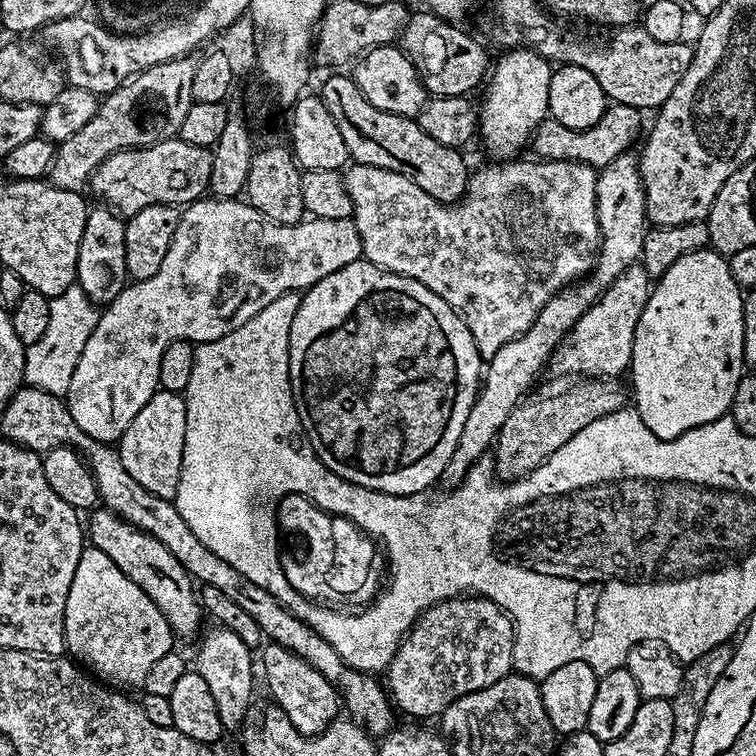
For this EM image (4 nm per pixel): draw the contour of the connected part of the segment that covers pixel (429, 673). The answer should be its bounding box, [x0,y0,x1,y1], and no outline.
[386,598,516,717]

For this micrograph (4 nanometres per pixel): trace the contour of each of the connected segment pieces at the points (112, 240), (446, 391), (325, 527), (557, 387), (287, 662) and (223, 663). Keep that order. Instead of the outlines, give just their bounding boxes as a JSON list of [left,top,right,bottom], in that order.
[[76,206,130,306],[288,258,482,496],[276,492,377,606],[494,378,630,477],[264,643,342,736],[194,626,254,730]]

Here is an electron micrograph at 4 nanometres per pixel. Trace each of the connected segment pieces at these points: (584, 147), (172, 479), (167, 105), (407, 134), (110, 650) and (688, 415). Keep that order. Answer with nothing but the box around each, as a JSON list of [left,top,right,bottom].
[[530,103,639,170],[118,390,186,501],[47,55,198,193],[322,74,470,204],[64,546,174,686],[630,247,746,440]]

